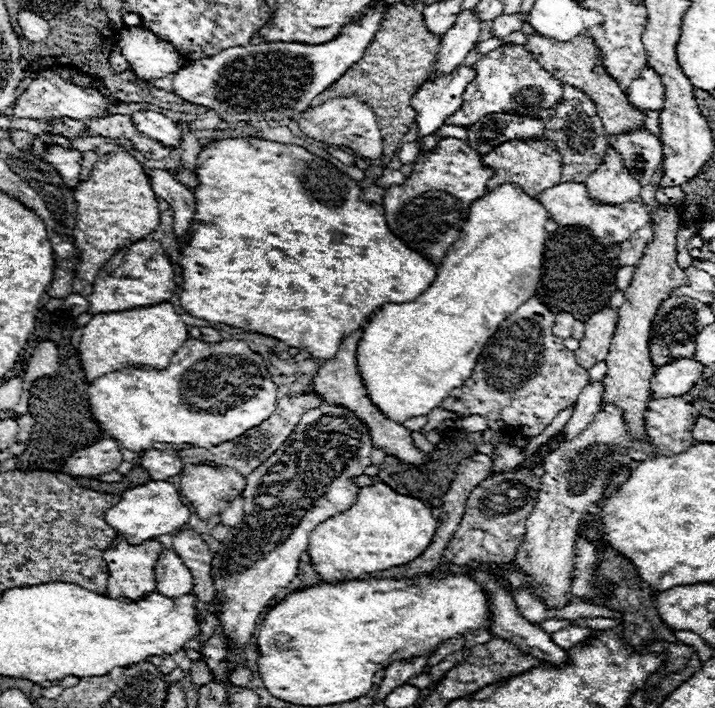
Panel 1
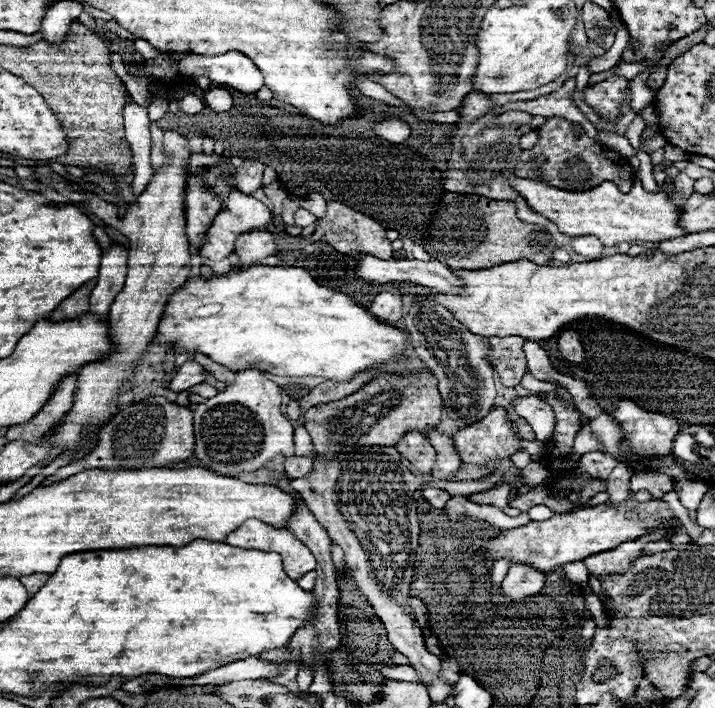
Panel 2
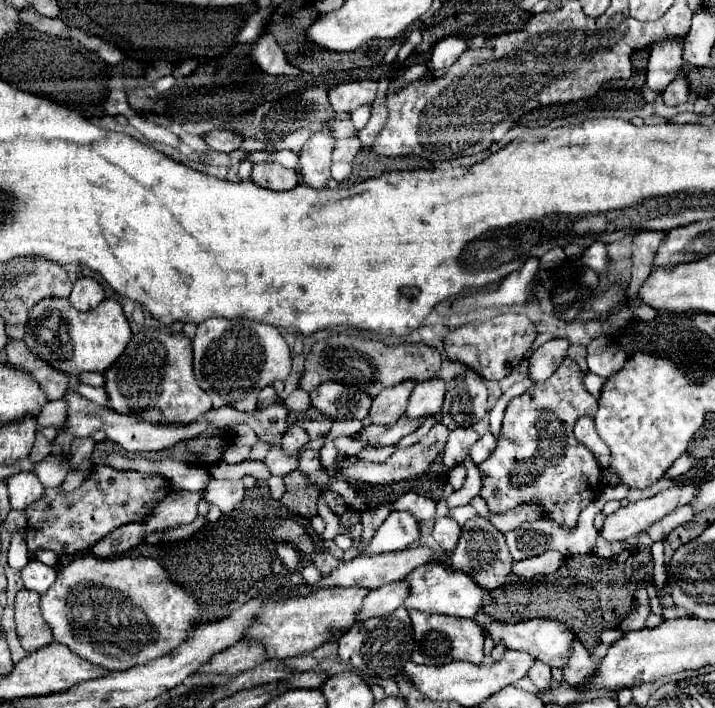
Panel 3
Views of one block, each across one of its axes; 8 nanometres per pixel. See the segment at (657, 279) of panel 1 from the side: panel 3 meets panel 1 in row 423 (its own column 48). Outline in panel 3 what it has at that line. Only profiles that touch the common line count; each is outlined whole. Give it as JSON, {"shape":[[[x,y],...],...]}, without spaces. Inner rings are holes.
{"shape":[[[26,588],[16,596],[16,632],[26,652],[36,652],[54,640],[40,612],[40,594]]]}

